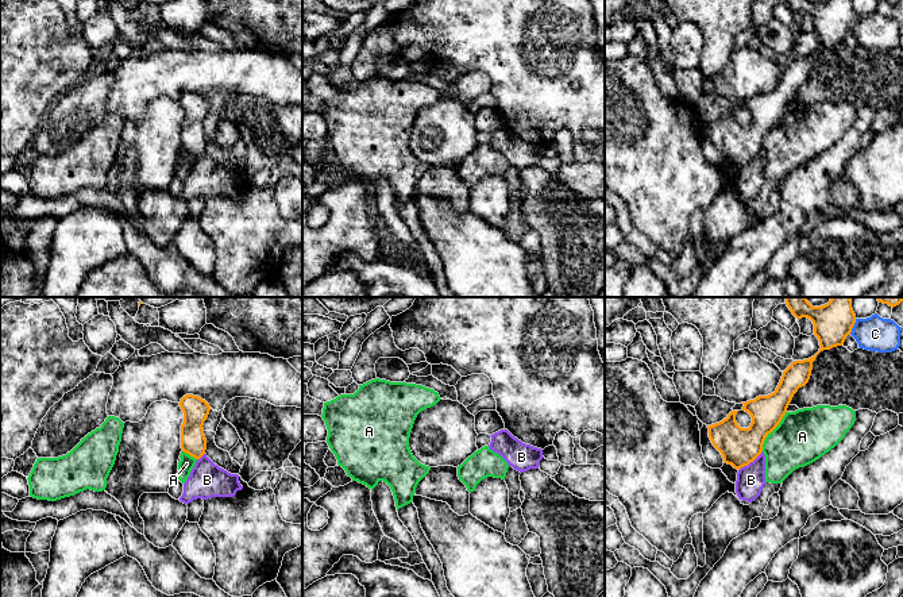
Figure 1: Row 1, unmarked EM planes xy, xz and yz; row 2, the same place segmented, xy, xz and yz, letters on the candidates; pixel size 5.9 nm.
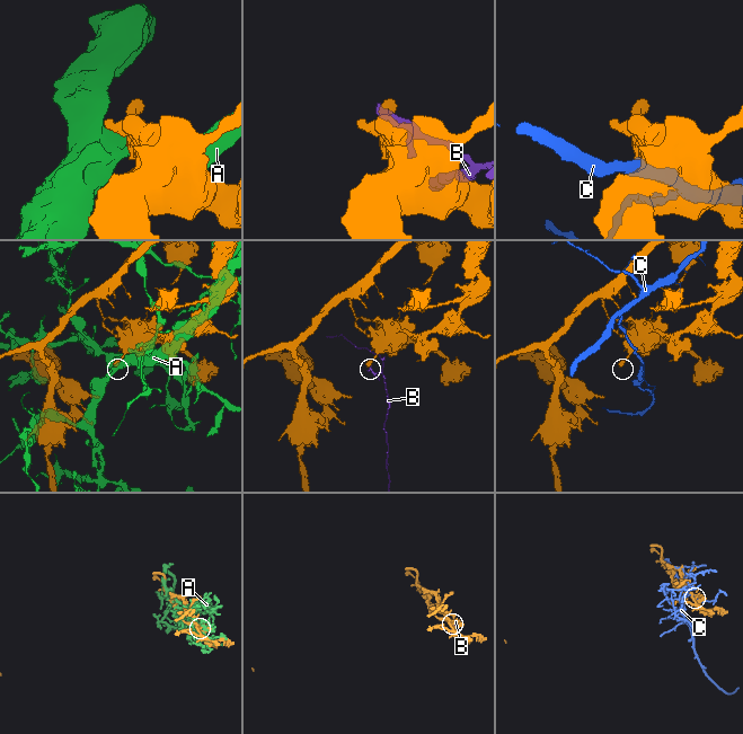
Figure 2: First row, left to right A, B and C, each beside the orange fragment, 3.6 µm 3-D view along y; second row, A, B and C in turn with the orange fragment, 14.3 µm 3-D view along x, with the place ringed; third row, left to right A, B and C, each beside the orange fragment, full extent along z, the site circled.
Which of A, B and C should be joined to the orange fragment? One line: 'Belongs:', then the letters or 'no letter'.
Belongs: no letter

